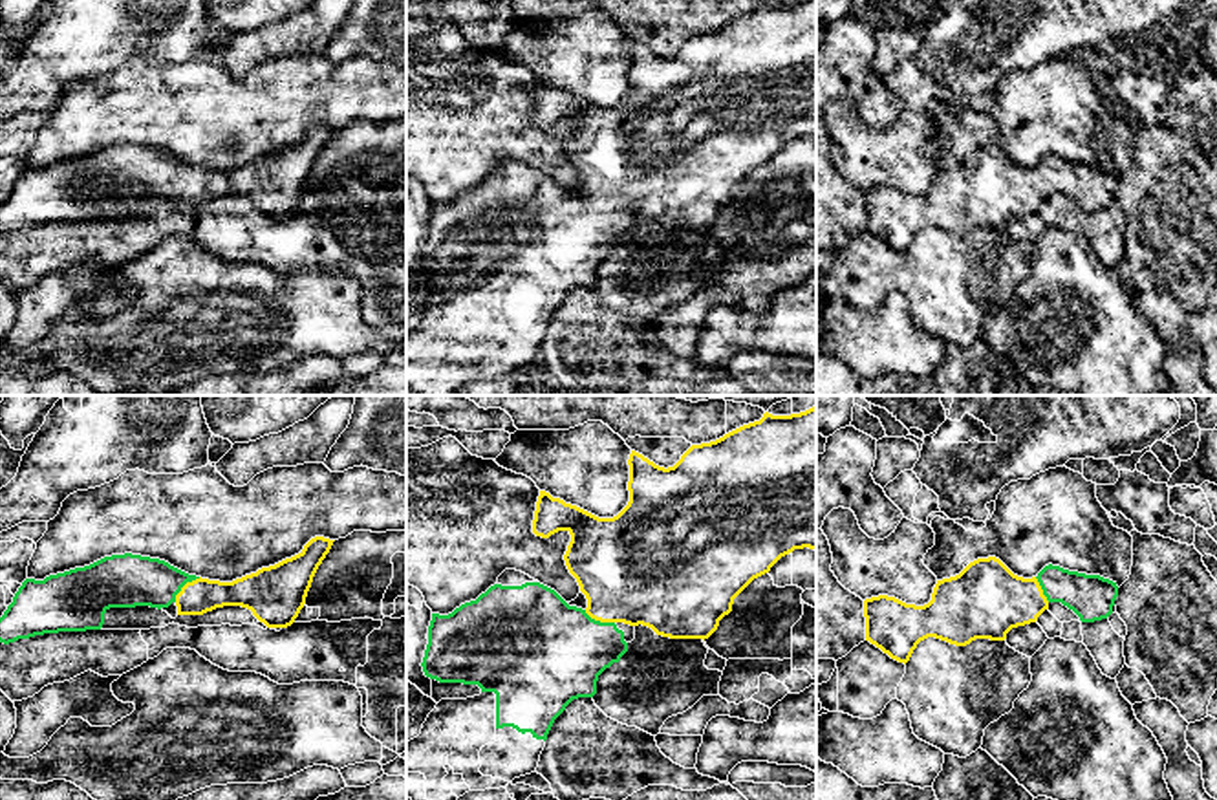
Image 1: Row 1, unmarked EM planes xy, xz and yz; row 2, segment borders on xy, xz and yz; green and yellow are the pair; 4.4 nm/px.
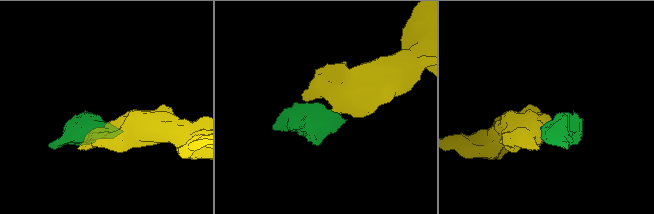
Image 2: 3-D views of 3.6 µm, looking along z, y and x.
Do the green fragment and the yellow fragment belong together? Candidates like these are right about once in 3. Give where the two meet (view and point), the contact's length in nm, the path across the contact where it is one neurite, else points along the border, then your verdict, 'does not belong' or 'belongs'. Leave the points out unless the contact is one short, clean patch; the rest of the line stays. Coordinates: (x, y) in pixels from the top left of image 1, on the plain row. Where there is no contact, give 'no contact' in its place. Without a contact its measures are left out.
meets green in xy at (183, 174); contact 160 nm long; runs through xy (127, 171), (183, 174), (194, 185), (202, 185); belongs

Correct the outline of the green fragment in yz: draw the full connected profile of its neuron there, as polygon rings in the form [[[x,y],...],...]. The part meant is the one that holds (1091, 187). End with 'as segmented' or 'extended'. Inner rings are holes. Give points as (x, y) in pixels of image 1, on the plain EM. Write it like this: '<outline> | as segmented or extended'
[[[977,148],[959,165],[937,170],[932,190],[924,196],[906,194],[895,187],[878,185],[864,190],[866,231],[891,249],[908,253],[917,234],[928,227],[966,236],[975,229],[1005,231],[1012,218],[1036,212],[1050,192],[1061,192],[1082,212],[1107,209],[1118,187],[1116,172],[1100,165],[1045,156],[1036,167],[1014,165],[999,148]]] | extended

